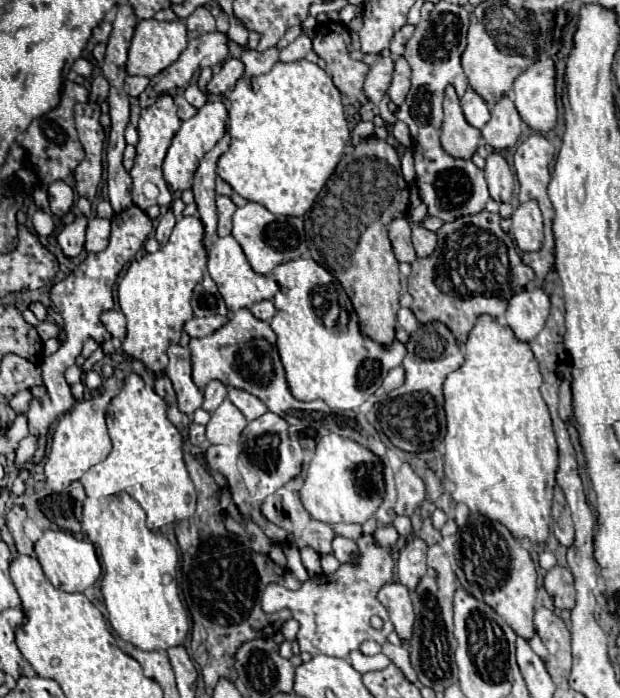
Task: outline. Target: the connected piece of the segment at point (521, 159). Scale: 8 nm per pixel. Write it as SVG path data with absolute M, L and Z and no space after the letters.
M534 133L530 135L524 143L520 143L520 147L516 149L516 155L514 155L514 167L516 167L516 175L518 175L518 181L520 181L520 193L518 193L518 199L520 201L538 201L540 205L540 211L542 211L542 217L544 217L544 235L546 235L546 241L542 245L542 249L538 251L540 257L544 257L546 261L546 267L552 269L554 265L554 237L552 237L552 217L554 217L554 209L552 209L552 203L548 199L548 193L546 193L546 187L548 187L548 181L550 181L550 161L554 157L554 147L552 143Z

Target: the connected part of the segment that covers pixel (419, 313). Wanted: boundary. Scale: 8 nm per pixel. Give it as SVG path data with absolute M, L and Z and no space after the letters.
M484 211L478 213L476 217L460 217L460 221L444 223L438 231L436 253L432 257L416 259L412 263L412 273L408 277L408 293L414 297L414 303L410 309L422 325L430 325L434 321L444 323L456 337L456 343L464 345L470 329L474 327L480 315L490 315L494 319L500 319L506 313L508 301L520 289L524 289L532 279L534 279L534 271L522 263L514 241L510 239L508 233L502 231L500 215L492 215Z

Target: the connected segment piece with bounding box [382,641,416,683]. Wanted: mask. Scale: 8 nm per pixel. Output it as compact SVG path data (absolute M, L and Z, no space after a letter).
M384 643L382 645L382 653L404 673L404 679L408 679L408 681L416 681L416 673L414 673L414 669L412 669L412 665L410 665L410 657L408 657L408 651L406 651L406 647L402 647L402 645L392 645L392 643Z

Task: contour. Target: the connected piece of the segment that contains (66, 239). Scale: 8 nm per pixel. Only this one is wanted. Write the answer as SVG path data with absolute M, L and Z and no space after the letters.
M78 215L76 221L66 225L58 235L58 243L64 251L64 255L76 257L84 249L84 237L86 237L86 217Z

